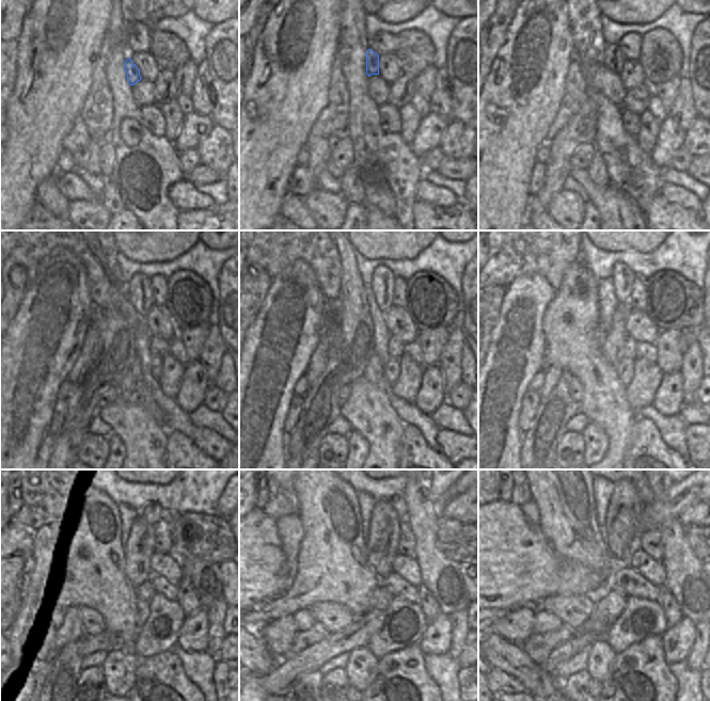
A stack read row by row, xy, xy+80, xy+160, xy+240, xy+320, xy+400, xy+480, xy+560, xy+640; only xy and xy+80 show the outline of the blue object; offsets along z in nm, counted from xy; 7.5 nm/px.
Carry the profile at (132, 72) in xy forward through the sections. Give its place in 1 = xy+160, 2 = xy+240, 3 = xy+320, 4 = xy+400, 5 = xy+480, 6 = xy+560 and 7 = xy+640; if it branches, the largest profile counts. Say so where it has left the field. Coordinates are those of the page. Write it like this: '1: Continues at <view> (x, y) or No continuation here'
1: Continues at xy+160 (613, 58)
2: Continues at xy+240 (139, 292)
3: Continues at xy+320 (382, 285)
4: Continues at xy+400 (622, 277)
5: Continues at xy+480 (152, 512)
6: Continues at xy+560 (397, 503)
7: Continues at xy+640 (681, 495).

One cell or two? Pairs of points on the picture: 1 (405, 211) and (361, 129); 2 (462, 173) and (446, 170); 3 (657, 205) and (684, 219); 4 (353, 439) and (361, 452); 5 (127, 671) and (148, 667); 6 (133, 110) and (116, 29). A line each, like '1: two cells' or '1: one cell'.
1: one cell
2: one cell
3: one cell
4: one cell
5: two cells
6: one cell

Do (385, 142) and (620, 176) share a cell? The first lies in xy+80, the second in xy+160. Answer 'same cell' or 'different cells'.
same cell

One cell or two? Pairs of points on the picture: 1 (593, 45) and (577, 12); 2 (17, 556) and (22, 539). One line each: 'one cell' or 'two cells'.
1: one cell
2: one cell

